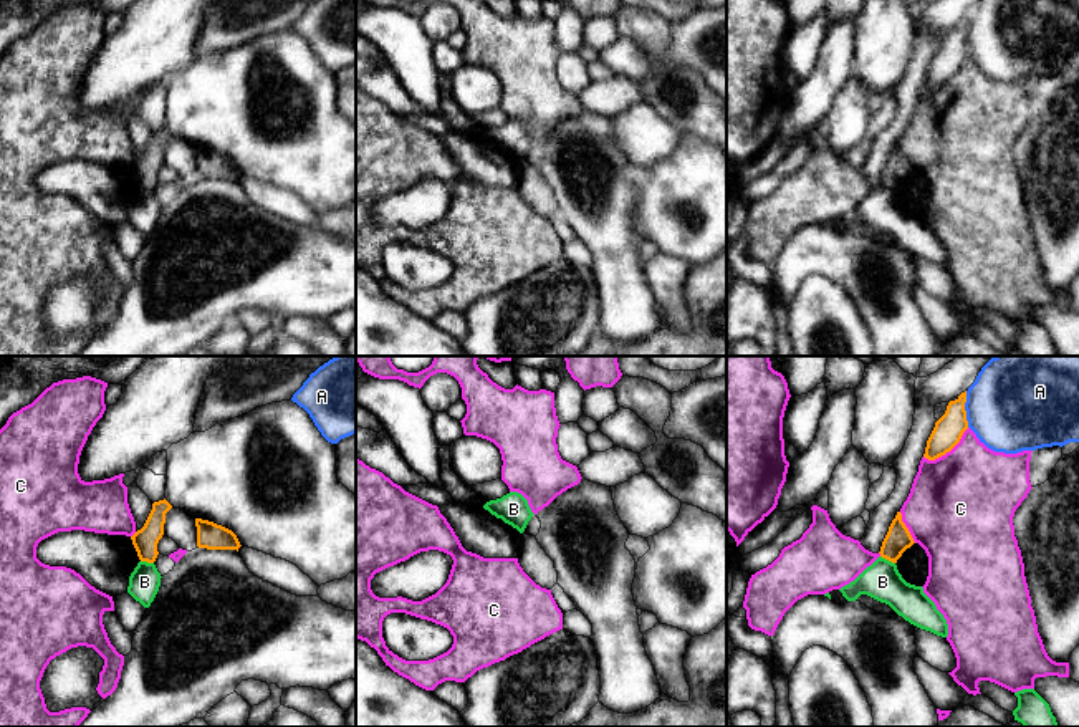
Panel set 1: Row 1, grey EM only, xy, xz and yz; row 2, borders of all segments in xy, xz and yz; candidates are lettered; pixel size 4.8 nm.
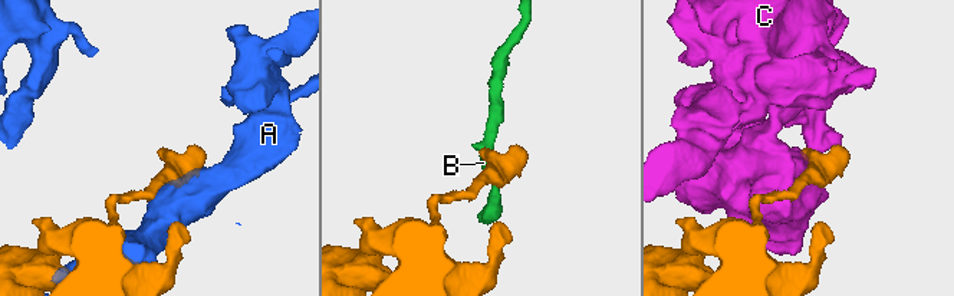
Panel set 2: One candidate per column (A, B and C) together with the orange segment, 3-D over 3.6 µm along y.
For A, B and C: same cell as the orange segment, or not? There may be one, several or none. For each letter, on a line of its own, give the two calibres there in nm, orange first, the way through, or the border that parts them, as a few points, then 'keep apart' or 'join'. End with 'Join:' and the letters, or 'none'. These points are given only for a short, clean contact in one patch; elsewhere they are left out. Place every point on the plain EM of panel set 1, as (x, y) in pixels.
A: calibres 140 and 400 nm; keep apart
B: calibres 120 and 190 nm; border yz (881, 184), (894, 192); keep apart
C: calibres 140 and 480 nm; keep apart
Join: none

